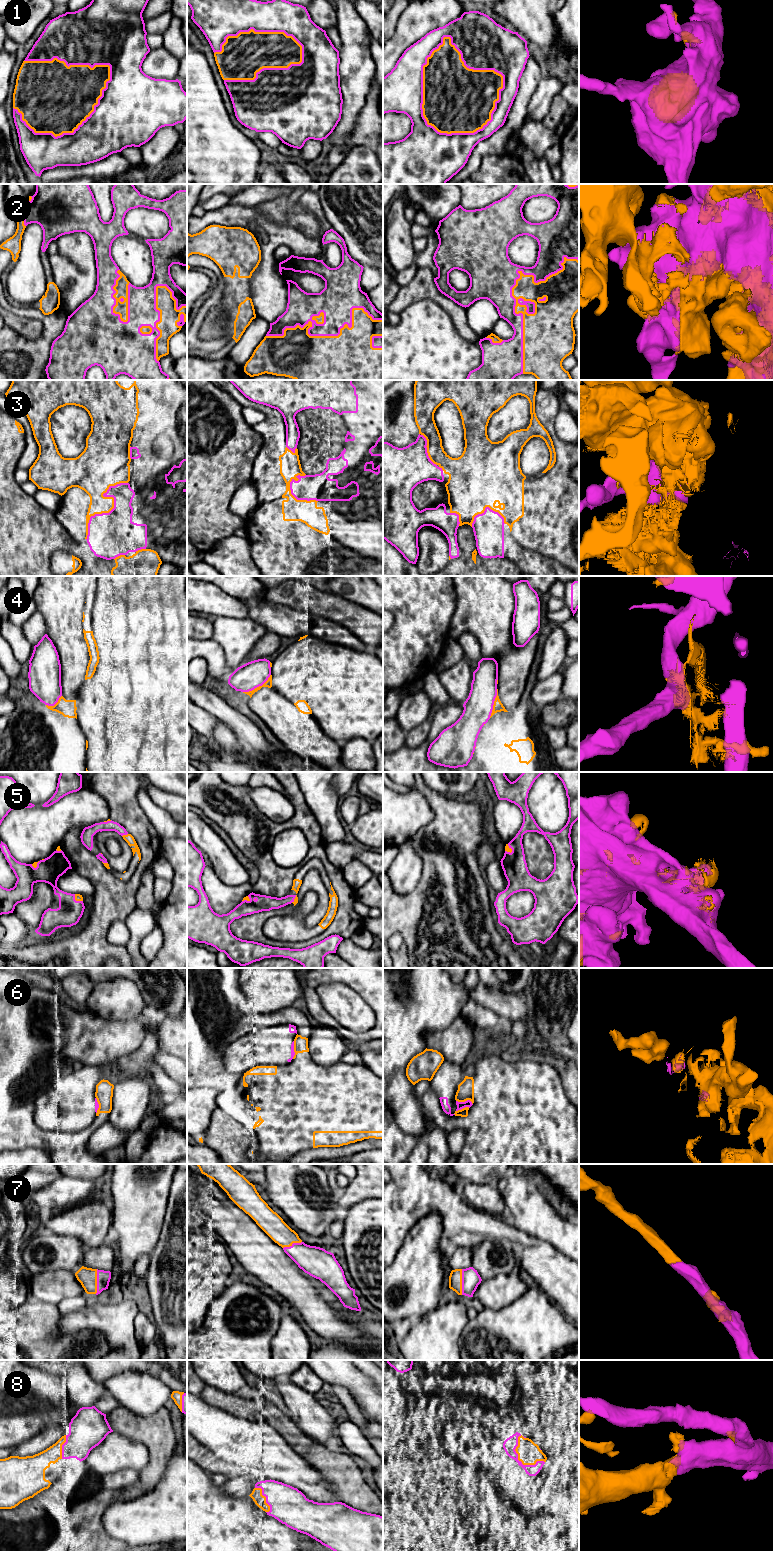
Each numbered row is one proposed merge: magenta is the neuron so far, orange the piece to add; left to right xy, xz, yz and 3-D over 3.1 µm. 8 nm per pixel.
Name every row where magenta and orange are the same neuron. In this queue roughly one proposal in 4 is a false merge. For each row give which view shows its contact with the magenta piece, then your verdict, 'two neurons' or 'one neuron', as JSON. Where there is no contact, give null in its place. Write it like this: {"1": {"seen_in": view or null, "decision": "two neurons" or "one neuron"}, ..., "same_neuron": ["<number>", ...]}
{"1": {"seen_in": "yz", "decision": "one neuron"}, "2": {"seen_in": "yz", "decision": "one neuron"}, "3": {"seen_in": "xy", "decision": "two neurons"}, "4": {"seen_in": "xz", "decision": "two neurons"}, "5": {"seen_in": "xy", "decision": "one neuron"}, "6": {"seen_in": "xz", "decision": "two neurons"}, "7": {"seen_in": "yz", "decision": "one neuron"}, "8": {"seen_in": "yz", "decision": "one neuron"}, "same_neuron": ["1", "2", "5", "7", "8"]}

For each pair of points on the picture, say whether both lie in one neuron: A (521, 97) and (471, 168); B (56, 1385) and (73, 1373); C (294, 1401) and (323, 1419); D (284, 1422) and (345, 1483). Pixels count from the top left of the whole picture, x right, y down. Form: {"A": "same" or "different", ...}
{"A": "same", "B": "different", "C": "same", "D": "same"}

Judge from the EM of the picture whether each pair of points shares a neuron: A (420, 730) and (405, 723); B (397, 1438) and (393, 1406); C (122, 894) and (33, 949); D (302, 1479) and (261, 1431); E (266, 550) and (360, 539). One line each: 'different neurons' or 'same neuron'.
A: different neurons
B: same neuron
C: same neuron
D: same neuron
E: different neurons

